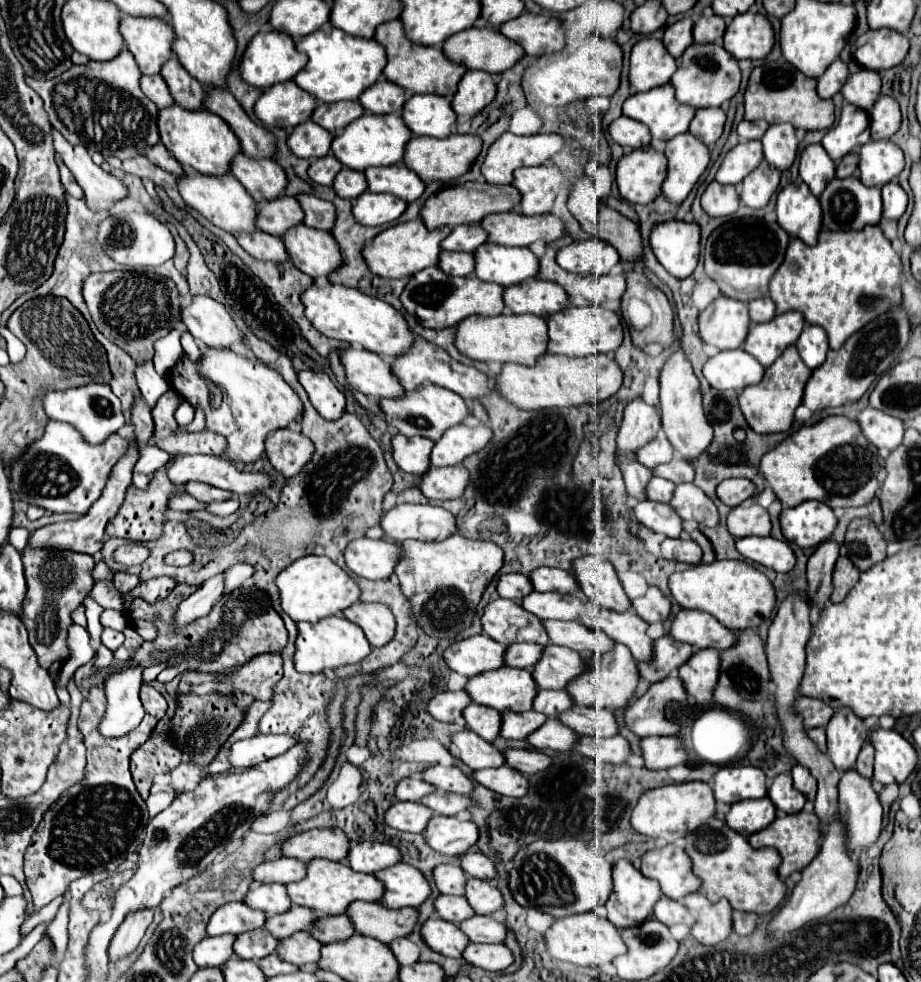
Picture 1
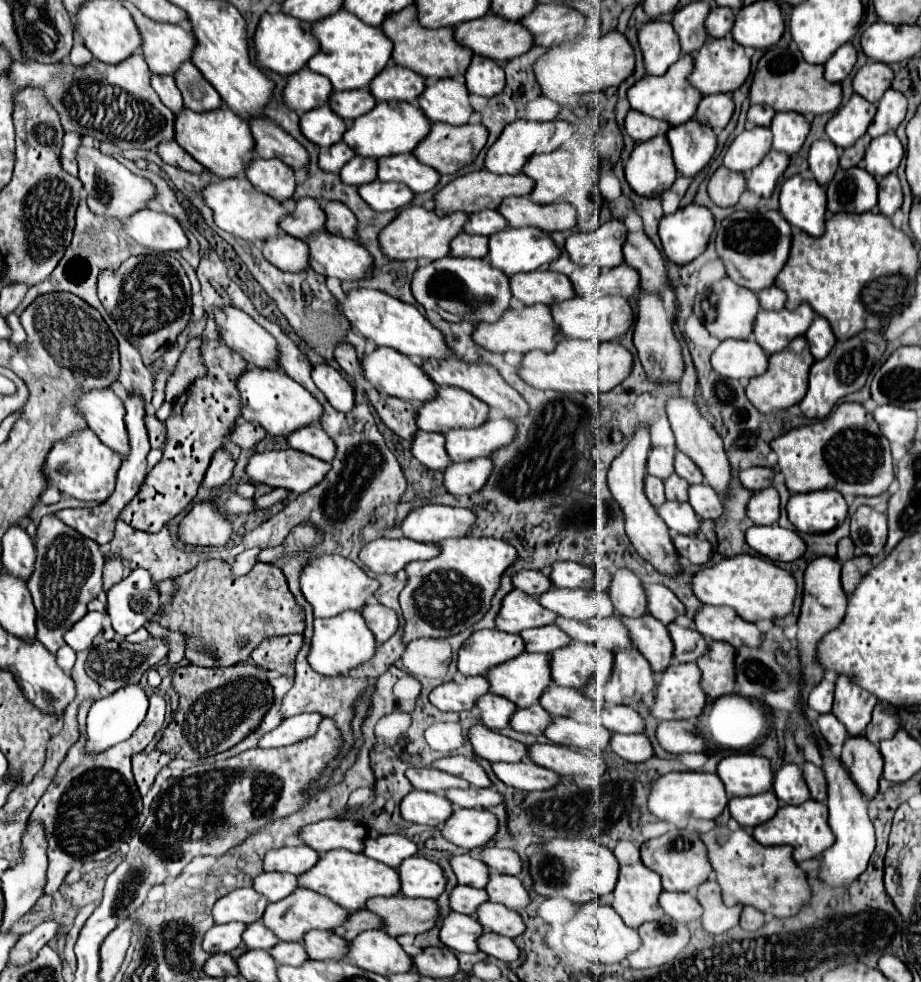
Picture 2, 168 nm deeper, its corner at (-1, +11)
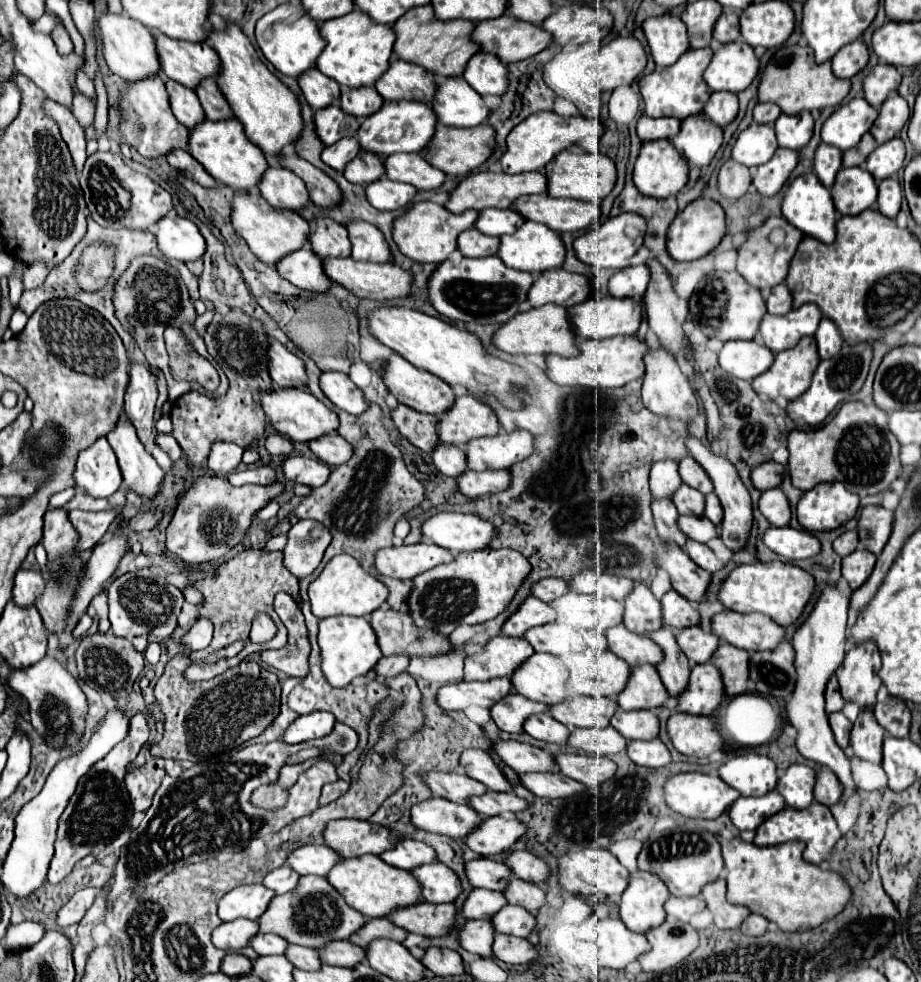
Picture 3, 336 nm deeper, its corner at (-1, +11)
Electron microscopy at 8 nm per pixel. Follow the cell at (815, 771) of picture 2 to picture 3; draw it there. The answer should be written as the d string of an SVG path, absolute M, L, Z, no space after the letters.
M822 768L816 776L816 786L814 786L814 798L822 802L824 806L834 806L840 800L840 780L836 774L828 768Z

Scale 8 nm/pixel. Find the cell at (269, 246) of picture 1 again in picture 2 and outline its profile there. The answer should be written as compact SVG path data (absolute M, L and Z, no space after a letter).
M282 232L276 238L266 238L260 248L264 258L280 270L300 272L308 266L308 246L290 234Z

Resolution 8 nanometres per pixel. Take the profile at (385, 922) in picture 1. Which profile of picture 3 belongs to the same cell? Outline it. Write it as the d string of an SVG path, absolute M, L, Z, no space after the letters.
M420 902L408 908L394 910L390 914L390 922L412 934L422 934L428 938L446 936L456 924L456 906Z

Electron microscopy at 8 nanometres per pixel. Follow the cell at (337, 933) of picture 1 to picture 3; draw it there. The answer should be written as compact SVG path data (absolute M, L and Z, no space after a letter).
M372 918L358 932L354 932L350 936L350 942L354 942L356 946L368 948L370 942L376 940L376 938L388 938L388 940L404 942L406 936L408 936L408 932L398 928L396 924L392 924L388 918Z

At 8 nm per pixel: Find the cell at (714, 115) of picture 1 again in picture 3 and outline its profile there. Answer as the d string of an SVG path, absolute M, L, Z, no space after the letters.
M714 92L704 106L704 114L718 126L728 126L738 114L738 96L734 92Z

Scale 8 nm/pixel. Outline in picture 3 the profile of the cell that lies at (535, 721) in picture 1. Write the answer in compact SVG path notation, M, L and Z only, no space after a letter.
M550 714L530 716L528 722L524 724L524 728L532 738L560 744L560 746L566 746L568 738L570 738L570 730L564 724L560 724L558 720L554 720Z

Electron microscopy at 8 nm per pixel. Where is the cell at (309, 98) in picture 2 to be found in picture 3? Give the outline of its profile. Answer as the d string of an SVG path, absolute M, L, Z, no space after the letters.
M310 68L306 70L300 78L298 84L308 100L308 104L318 110L318 108L326 108L334 102L340 100L340 84L328 76L324 76L318 68Z

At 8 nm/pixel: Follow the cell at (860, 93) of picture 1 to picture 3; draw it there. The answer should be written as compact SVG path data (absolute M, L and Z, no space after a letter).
M878 64L864 80L864 94L872 106L882 106L882 102L890 96L890 92L898 90L902 76L896 66Z

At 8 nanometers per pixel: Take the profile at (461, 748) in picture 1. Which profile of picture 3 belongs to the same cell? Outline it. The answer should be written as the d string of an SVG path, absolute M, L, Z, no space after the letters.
M500 740L494 742L494 752L518 774L528 774L528 772L554 772L556 762L552 754L544 752L542 748L514 742L514 740Z

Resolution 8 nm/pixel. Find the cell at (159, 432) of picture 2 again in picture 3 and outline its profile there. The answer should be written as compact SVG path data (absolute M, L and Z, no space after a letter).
M158 434L156 444L158 444L158 446L160 446L160 448L162 448L174 462L182 458L182 450L180 450L178 442L174 440L174 436L170 436L170 434Z

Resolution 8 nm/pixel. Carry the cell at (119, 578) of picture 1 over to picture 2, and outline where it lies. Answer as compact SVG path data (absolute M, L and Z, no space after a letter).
M144 568L132 570L128 578L108 590L106 612L118 636L126 638L144 626L144 622L162 610L154 582Z

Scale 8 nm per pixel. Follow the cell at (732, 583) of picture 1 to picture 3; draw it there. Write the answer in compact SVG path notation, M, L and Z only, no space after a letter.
M780 560L766 562L766 564L756 562L756 564L736 566L730 572L730 576L722 582L720 600L728 610L744 612L744 614L760 612L772 616L774 622L778 622L780 626L790 626L804 612L814 588L816 588L814 576L794 564L786 564Z

